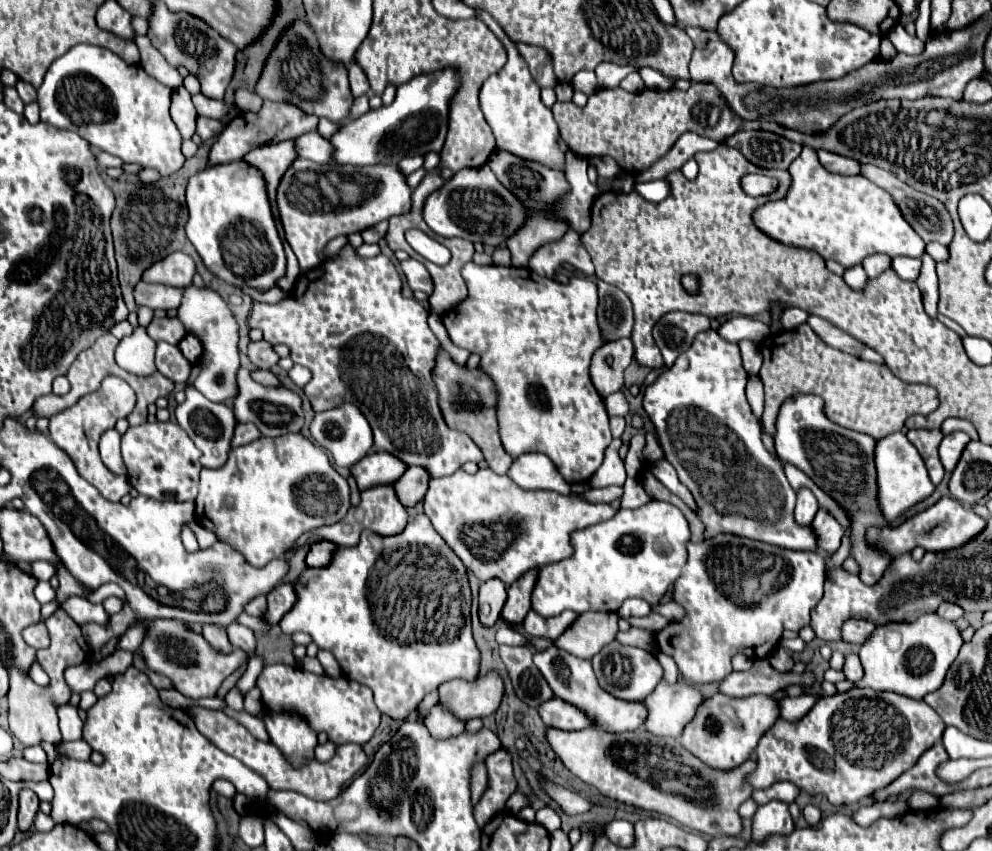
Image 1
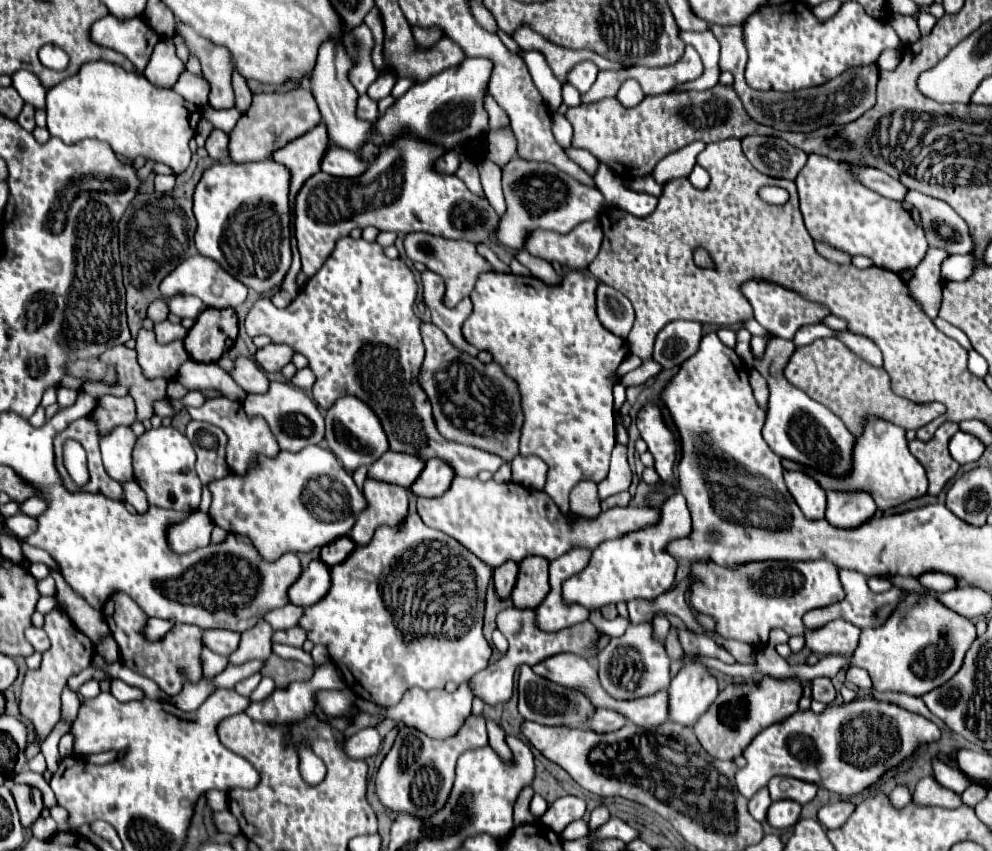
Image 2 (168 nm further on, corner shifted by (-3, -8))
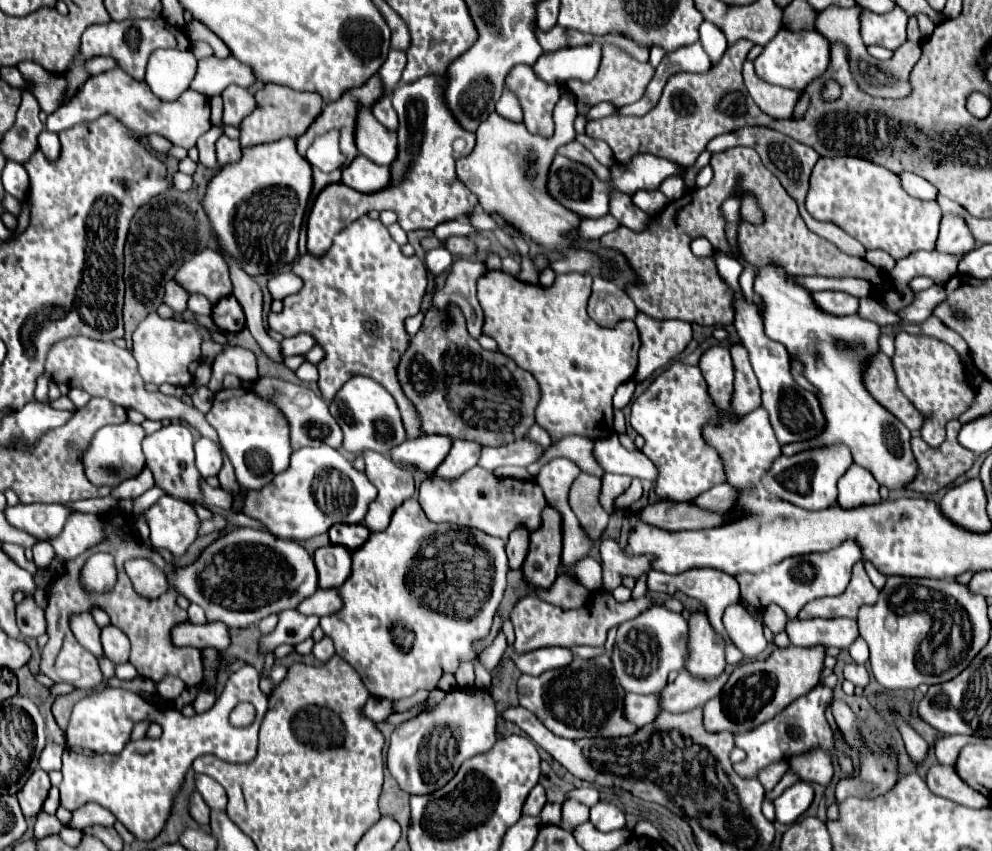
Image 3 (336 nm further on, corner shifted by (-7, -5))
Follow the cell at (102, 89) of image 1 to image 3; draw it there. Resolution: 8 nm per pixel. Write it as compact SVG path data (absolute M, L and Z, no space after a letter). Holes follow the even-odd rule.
M120 67L88 77L86 83L80 87L80 91L76 91L68 99L68 103L64 103L58 111L48 115L46 127L48 131L60 133L76 125L92 123L102 115L112 115L114 119L118 119L132 133L134 139L156 133L166 137L172 145L178 145L184 149L194 147L198 137L210 129L210 105L206 95L186 89L176 101L162 101L150 91L146 81L138 81L130 77Z

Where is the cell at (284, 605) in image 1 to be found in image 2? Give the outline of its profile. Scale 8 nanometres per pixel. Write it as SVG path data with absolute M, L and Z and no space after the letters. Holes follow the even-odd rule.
M316 558L308 564L308 568L298 578L298 582L294 586L290 586L288 596L290 596L292 604L306 608L306 606L316 604L320 598L324 598L324 594L328 594L330 586L332 586L330 566L324 566L324 562L320 562L320 558Z

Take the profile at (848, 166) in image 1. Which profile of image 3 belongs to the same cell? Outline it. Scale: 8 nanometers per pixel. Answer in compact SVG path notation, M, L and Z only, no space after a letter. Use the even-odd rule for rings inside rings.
M898 173L898 179L900 179L900 185L902 189L912 195L912 197L920 197L920 199L936 199L938 191L922 177L918 175L912 175L912 173Z

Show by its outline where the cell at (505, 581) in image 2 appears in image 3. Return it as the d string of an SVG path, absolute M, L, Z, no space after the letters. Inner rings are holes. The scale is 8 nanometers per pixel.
M524 527L516 529L510 535L510 541L506 543L506 555L508 555L508 565L510 569L520 569L528 551L528 531Z

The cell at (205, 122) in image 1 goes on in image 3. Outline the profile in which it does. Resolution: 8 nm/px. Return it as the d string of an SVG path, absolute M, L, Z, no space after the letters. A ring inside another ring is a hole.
M222 135L216 141L216 155L218 155L218 167L224 167L228 163L234 163L240 159L240 143L238 139L230 139Z

